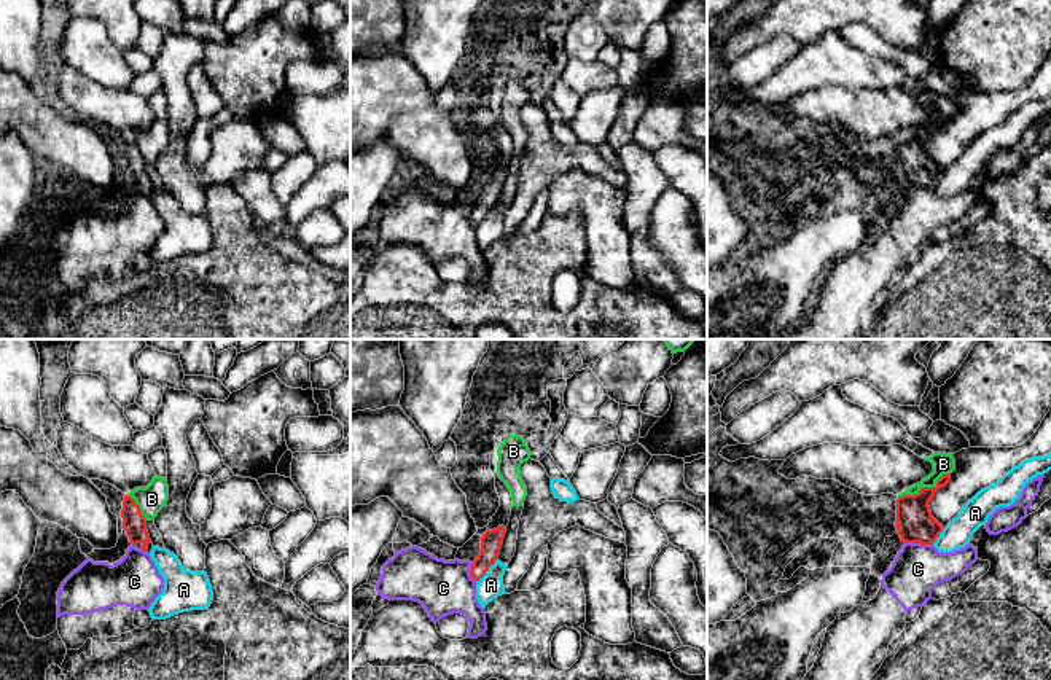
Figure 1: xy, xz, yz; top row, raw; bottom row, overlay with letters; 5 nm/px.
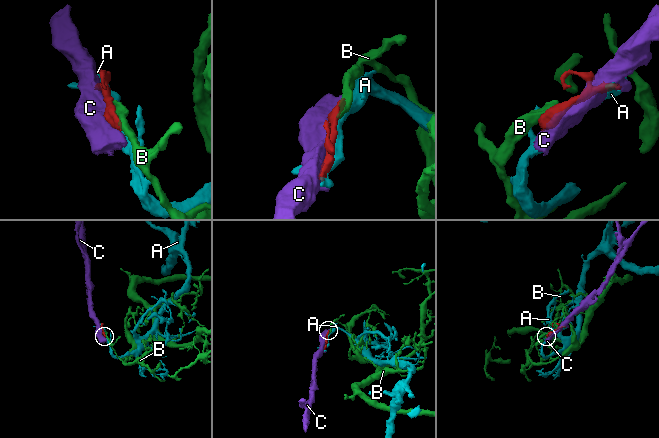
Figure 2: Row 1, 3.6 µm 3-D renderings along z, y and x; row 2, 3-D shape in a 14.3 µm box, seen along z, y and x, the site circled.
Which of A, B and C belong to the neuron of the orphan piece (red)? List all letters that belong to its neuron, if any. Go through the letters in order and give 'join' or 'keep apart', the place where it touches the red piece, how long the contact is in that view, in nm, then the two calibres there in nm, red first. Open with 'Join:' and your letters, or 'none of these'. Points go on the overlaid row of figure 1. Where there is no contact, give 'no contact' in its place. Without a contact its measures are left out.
Join: none of these
A: keep apart; contact xz (488, 569); length 170 nm; calibres 110 and 120 nm
B: keep apart; contact yz (924, 488); length 300 nm; calibres 190 and 110 nm
C: keep apart; contact yz (919, 542); length 140 nm; calibres 190 and 240 nm

